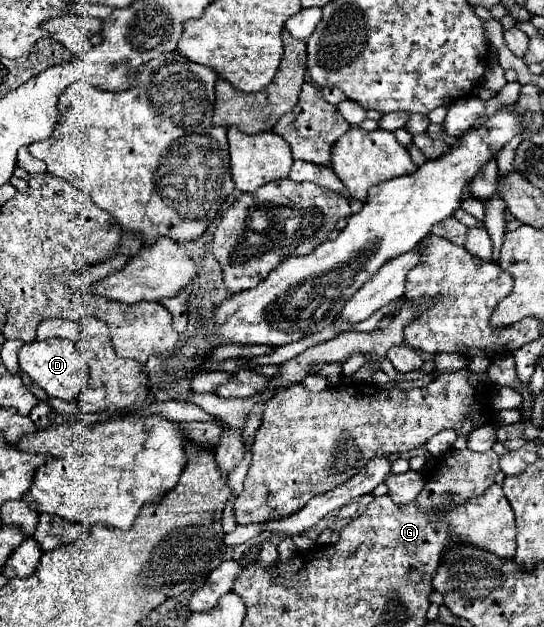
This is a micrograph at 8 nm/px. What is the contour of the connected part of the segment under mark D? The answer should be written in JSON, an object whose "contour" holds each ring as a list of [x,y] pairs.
{"contour":[[[45,339],[23,345],[19,351],[19,367],[25,371],[49,397],[57,397],[63,401],[75,401],[81,389],[89,381],[89,367],[83,361],[77,347],[67,339]]]}

